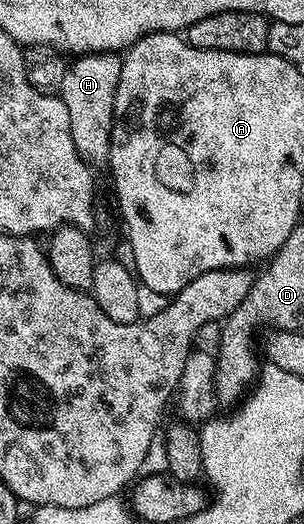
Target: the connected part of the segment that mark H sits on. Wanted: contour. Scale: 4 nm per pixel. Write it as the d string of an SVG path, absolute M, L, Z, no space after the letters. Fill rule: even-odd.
M121 53L112 54L84 54L75 57L64 72L64 84L60 97L64 108L68 108L68 128L72 128L72 144L76 144L76 152L83 161L91 167L105 167L110 161L110 137L114 127L114 105L116 104L116 88L120 84L122 71Z

